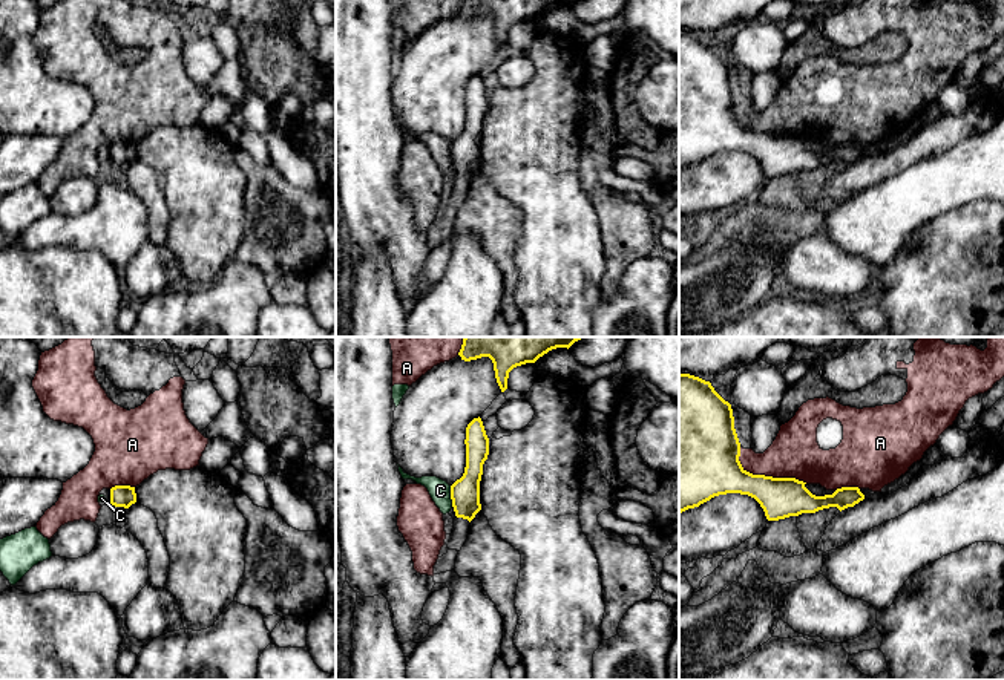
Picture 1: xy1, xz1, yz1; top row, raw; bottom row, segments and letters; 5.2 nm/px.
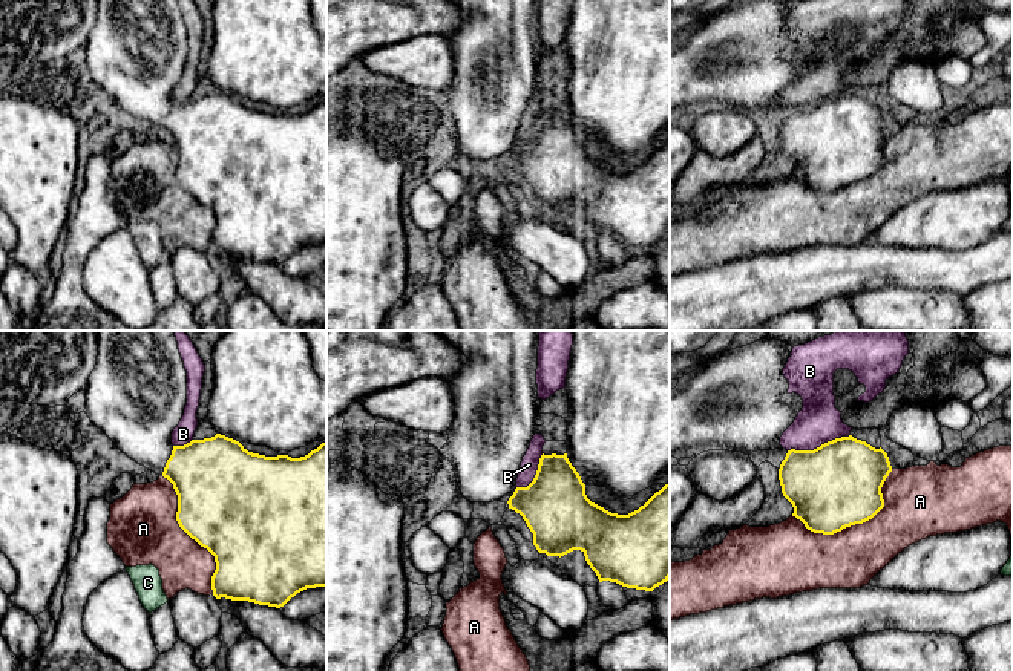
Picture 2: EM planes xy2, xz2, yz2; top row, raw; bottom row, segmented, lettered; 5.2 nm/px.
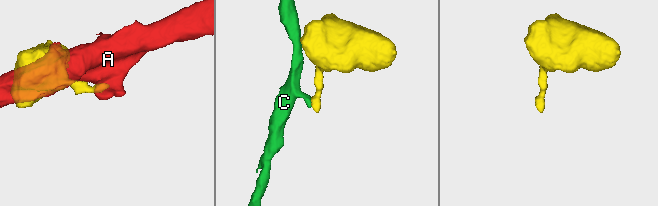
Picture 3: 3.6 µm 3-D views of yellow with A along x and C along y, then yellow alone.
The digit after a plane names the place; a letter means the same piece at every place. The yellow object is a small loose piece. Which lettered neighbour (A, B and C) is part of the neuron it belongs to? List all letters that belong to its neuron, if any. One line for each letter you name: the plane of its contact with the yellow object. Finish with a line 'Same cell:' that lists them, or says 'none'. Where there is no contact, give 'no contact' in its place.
Same cell: none

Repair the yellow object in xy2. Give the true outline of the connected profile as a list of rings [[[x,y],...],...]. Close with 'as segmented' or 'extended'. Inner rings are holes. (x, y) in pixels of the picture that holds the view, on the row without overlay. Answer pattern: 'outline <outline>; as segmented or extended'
outline [[[98,0],[97,21],[84,47],[90,78],[123,110],[173,141],[179,184],[215,213],[211,247],[216,256],[280,265],[307,245],[326,244],[326,100],[300,115],[253,110],[221,90],[173,103],[172,89],[187,61],[187,28],[178,0]]]; extended

